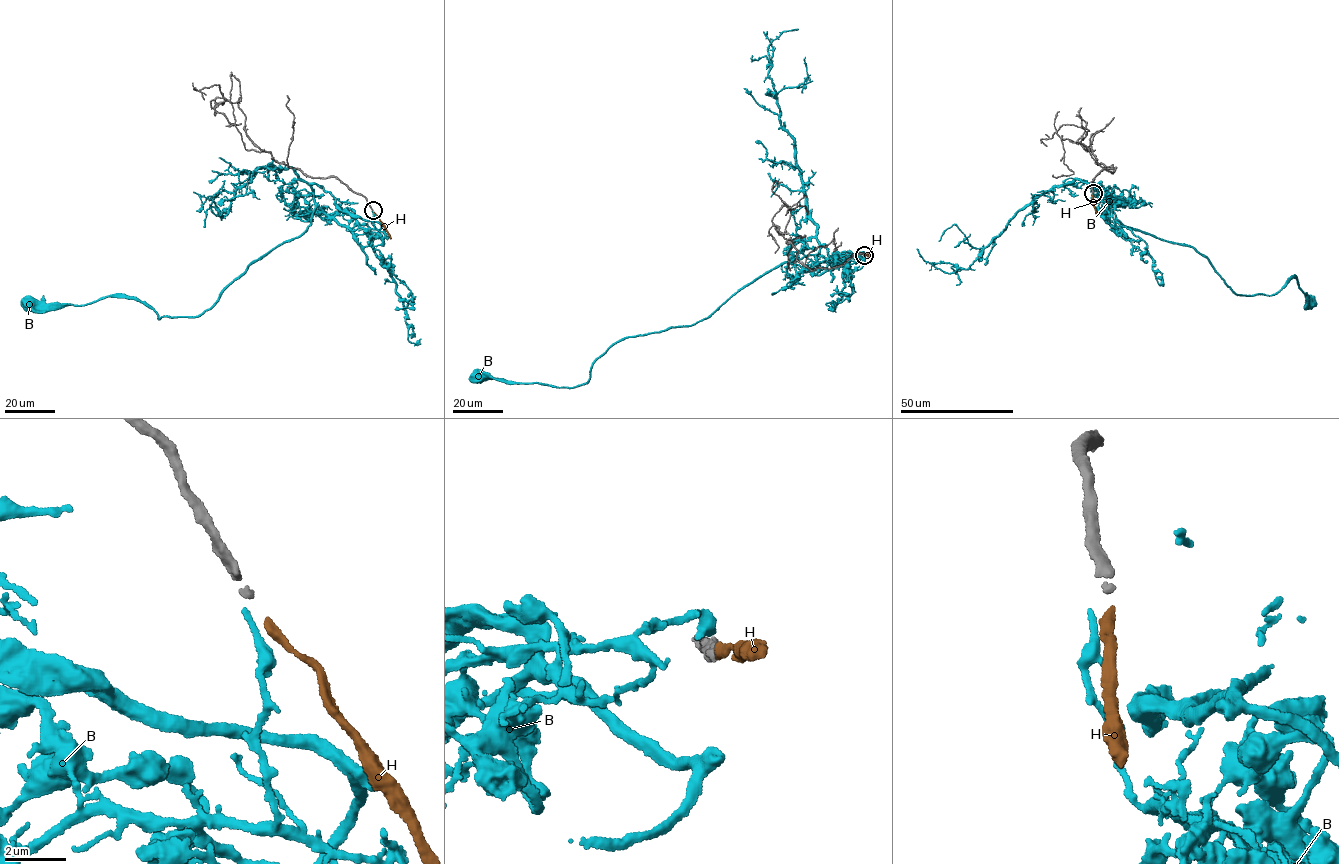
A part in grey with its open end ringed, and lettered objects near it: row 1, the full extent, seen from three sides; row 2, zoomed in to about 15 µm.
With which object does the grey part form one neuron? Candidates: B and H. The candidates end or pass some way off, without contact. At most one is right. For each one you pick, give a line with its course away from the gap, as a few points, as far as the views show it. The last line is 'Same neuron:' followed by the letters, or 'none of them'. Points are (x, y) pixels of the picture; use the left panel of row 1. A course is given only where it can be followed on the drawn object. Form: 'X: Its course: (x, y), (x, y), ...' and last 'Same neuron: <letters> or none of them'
H: Its course: (373, 212), (391, 238)
Same neuron: H

